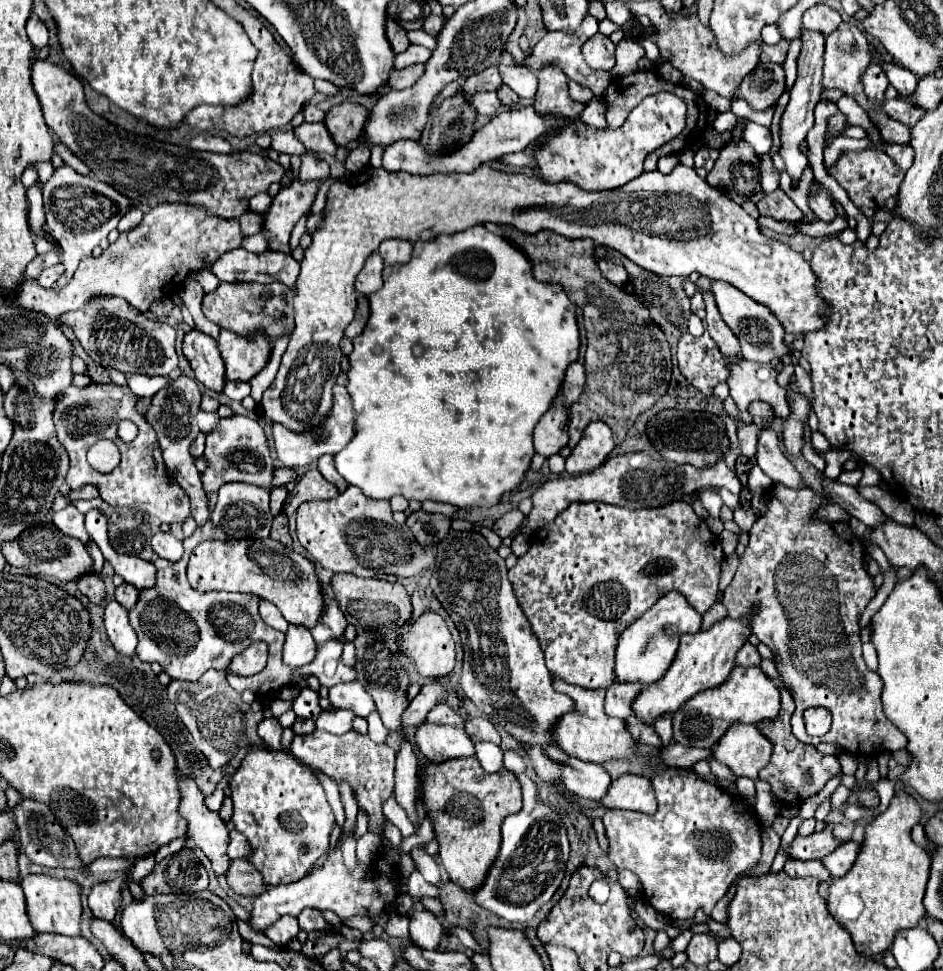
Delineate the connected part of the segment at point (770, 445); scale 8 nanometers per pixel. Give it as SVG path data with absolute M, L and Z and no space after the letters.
M766 426L758 432L756 462L772 480L778 480L790 488L802 488L804 482L802 482L800 474L784 456L784 452L780 448L780 438L770 426Z

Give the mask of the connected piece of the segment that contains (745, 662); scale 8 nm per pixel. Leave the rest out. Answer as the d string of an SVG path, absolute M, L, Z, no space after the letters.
M744 644L740 650L738 650L738 656L736 656L736 664L738 666L752 666L752 664L760 664L760 654L756 652L756 648L752 644Z

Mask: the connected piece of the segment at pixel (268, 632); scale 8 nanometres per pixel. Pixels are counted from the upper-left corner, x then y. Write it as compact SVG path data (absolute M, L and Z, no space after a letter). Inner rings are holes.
M210 520L196 528L196 532L190 538L184 538L184 556L178 560L172 568L164 568L156 572L156 584L154 588L148 588L146 592L140 592L138 602L134 608L128 610L128 620L132 628L138 632L138 646L136 656L142 662L158 662L162 670L170 678L178 680L198 680L208 668L216 670L228 670L234 656L242 654L250 644L256 644L260 640L266 640L268 644L268 664L262 672L254 676L238 676L228 672L228 684L236 692L252 690L256 696L272 696L280 688L296 684L296 678L316 676L320 684L332 688L338 682L352 682L356 678L356 672L342 664L342 642L330 640L330 644L316 644L316 656L308 666L292 668L284 664L282 650L284 650L284 632L278 632L270 628L258 614L258 596L252 594L230 594L230 592L210 592L200 594L188 584L186 578L186 564L190 552L196 548L196 544L204 540L228 540L226 532L218 526L214 526ZM214 606L214 624L210 622L210 610Z

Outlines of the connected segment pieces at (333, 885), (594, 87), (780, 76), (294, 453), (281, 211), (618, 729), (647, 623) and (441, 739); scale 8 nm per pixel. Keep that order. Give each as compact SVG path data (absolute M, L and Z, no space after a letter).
M334 850L322 868L312 870L308 876L304 876L302 880L294 882L294 884L286 884L286 886L272 886L268 888L262 896L258 896L254 900L252 912L250 912L250 928L256 932L264 932L268 926L272 926L278 918L282 916L298 916L304 908L318 908L318 910L334 910L342 920L348 916L380 916L384 914L384 910L392 910L394 908L394 898L396 898L396 890L392 886L392 882L388 880L394 874L394 868L384 862L382 858L378 858L376 864L372 866L364 866L364 864L356 864L356 870L352 874L346 872L344 862L342 862L342 852Z
M588 14L586 20L580 24L578 32L548 32L548 34L532 48L532 52L526 56L524 66L530 66L532 70L538 70L538 68L542 68L542 66L546 66L546 64L558 64L558 66L562 68L562 72L564 72L566 76L570 76L570 80L576 80L578 84L588 86L588 88L594 92L594 96L600 98L600 96L604 94L604 90L610 86L612 74L610 74L610 72L592 70L592 68L584 62L584 56L582 56L582 52L580 52L582 44L584 44L586 40L590 40L596 32L598 32L598 20L596 20L594 16L590 16L590 14Z
M760 62L742 80L740 98L744 98L750 104L750 108L762 112L766 108L772 108L778 102L784 88L786 88L784 68L780 64Z
M338 384L334 386L334 408L332 408L332 414L316 430L314 432L306 432L306 434L296 434L296 432L290 432L288 428L284 428L282 424L274 424L272 426L272 436L274 436L274 448L278 452L278 460L284 466L288 466L288 468L308 466L312 460L318 460L322 454L340 452L352 440L352 436L354 436L354 408L352 408L350 394L346 392L344 386L338 386Z
M290 156L290 170L294 180L290 186L282 186L274 196L270 208L262 214L262 234L268 240L268 250L290 252L290 234L302 216L312 208L320 184L302 184L298 180L296 156Z
M554 682L554 688L574 700L574 710L570 710L558 724L552 728L552 740L558 748L562 748L566 754L576 756L580 760L588 762L604 762L604 760L616 760L616 758L636 758L638 750L634 748L634 738L628 734L624 720L610 718L604 712L604 694L606 690L588 690L578 688L576 684L566 682Z
M668 592L666 596L662 596L652 608L648 608L638 620L626 626L624 632L618 636L614 666L616 682L652 684L660 680L674 660L680 636L686 632L698 632L700 624L702 616L690 604L686 604L686 598L682 594Z
M422 722L416 728L414 744L430 762L446 762L450 758L464 758L474 754L474 744L462 728Z

